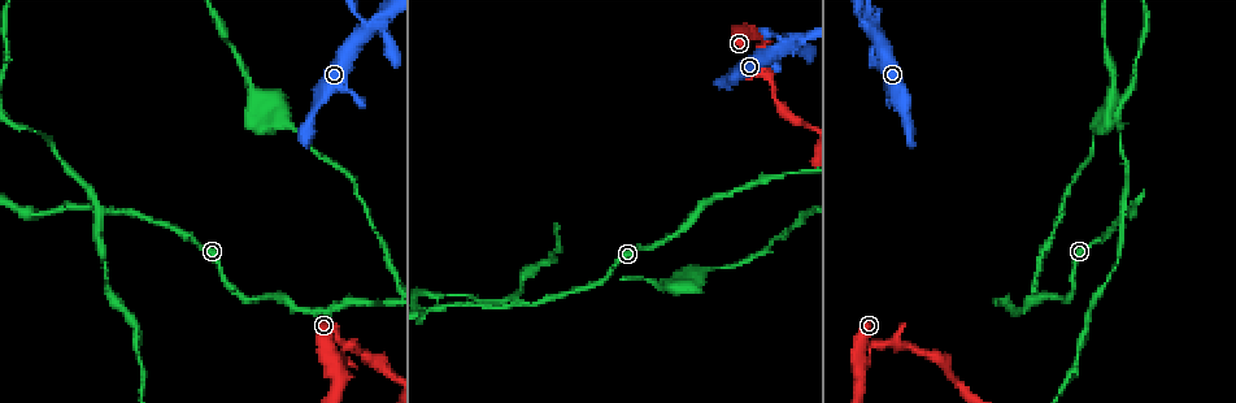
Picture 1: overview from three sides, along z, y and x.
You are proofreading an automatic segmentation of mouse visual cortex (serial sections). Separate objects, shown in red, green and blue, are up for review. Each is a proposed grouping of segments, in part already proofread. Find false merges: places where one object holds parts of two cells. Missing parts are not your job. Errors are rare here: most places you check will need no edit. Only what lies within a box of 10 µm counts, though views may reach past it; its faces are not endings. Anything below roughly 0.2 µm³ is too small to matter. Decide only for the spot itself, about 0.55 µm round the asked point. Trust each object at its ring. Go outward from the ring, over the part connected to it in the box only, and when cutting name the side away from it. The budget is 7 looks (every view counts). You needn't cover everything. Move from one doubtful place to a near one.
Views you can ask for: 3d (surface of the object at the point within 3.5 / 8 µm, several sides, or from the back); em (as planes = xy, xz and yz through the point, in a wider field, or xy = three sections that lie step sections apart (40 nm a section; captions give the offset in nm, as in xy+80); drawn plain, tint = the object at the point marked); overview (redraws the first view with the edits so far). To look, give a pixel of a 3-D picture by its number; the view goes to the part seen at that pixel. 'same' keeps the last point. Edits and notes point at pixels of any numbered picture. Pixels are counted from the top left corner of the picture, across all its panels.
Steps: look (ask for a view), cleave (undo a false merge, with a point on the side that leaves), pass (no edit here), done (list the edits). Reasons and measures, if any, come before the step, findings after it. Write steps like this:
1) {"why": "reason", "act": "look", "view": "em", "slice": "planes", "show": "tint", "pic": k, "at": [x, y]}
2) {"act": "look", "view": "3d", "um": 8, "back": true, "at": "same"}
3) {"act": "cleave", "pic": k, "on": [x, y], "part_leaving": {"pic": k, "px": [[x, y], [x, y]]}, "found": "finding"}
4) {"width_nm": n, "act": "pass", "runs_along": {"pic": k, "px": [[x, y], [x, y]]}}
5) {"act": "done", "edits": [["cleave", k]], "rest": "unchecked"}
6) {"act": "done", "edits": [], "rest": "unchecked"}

{"act": "look", "view": "3d", "um": 3.5, "pic": 1, "at": [102, 209]}

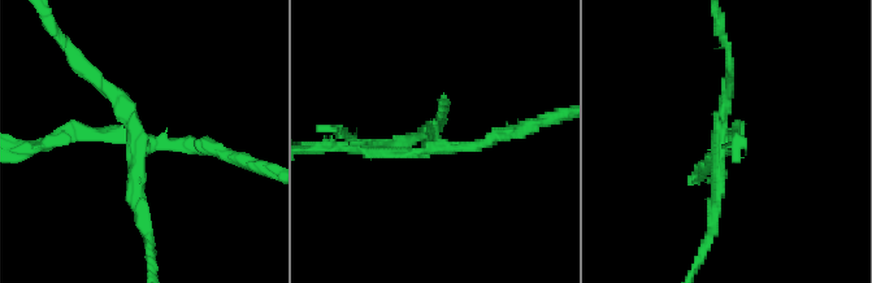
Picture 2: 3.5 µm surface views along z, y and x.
{"act": "look", "view": "em", "slice": "xy", "step": 2, "show": "tint", "pic": 2, "at": [434, 140]}

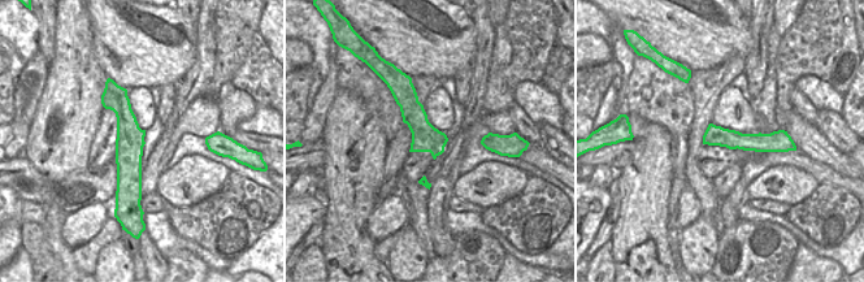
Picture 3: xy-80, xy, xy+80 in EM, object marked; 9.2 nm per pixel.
{"arm_widths_nm": [150, 150, 150, 150], "act": "cleave", "pic": 2, "on": [135, 184], "part_leaving": {"pic": 2, "px": [[142, 140], [130, 112], [61, 40]]}, "found": "two cells meet here"}

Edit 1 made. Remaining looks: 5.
{"why": "see it whole again", "act": "look", "view": "overview"}

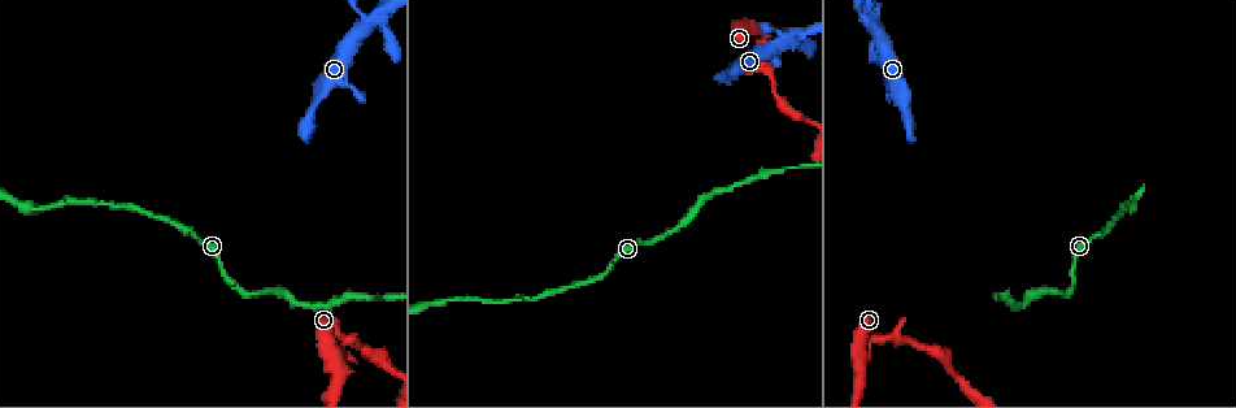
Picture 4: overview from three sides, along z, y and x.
{"why": "sharp bend", "act": "look", "view": "3d", "um": 3.5, "back": true, "pic": 4, "at": [338, 360]}

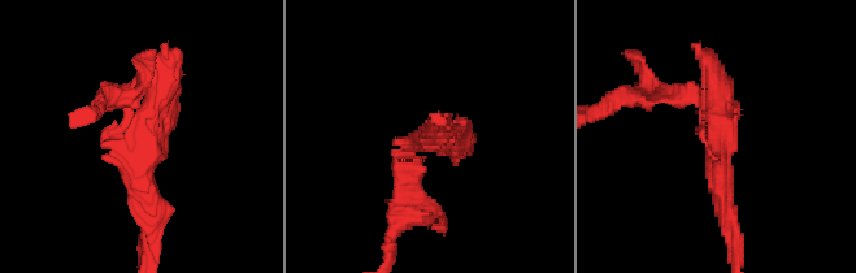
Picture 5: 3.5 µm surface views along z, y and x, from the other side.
{"why": "now the EM", "act": "look", "view": "em", "slice": "xy", "step": 2, "show": "tint", "pic": 5, "at": [718, 135]}

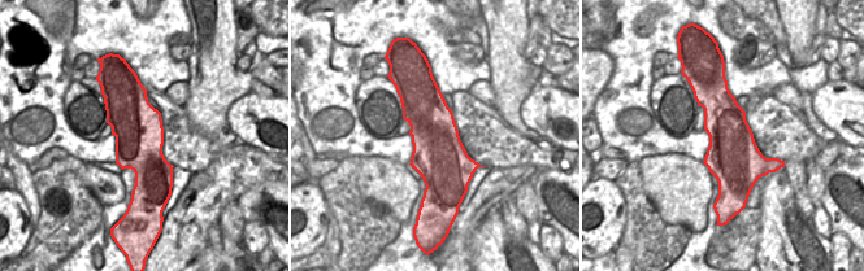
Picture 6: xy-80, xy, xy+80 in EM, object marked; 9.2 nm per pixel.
{"why": "cut it another way", "act": "look", "view": "em", "slice": "xy", "step": 3, "show": "tint", "at": "same"}

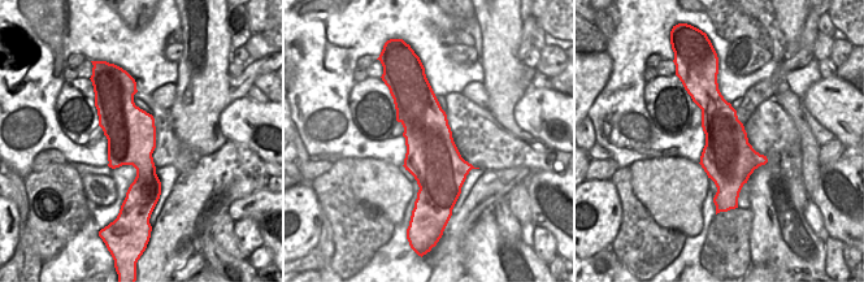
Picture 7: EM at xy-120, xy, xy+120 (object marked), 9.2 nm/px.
{"act": "cleave", "pic": 5, "on": [402, 185], "found": "two cells meet here"}

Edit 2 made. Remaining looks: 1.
{"act": "done", "edits": [["cleave", 2], ["cleave", 5]], "rest": "unchecked"}

